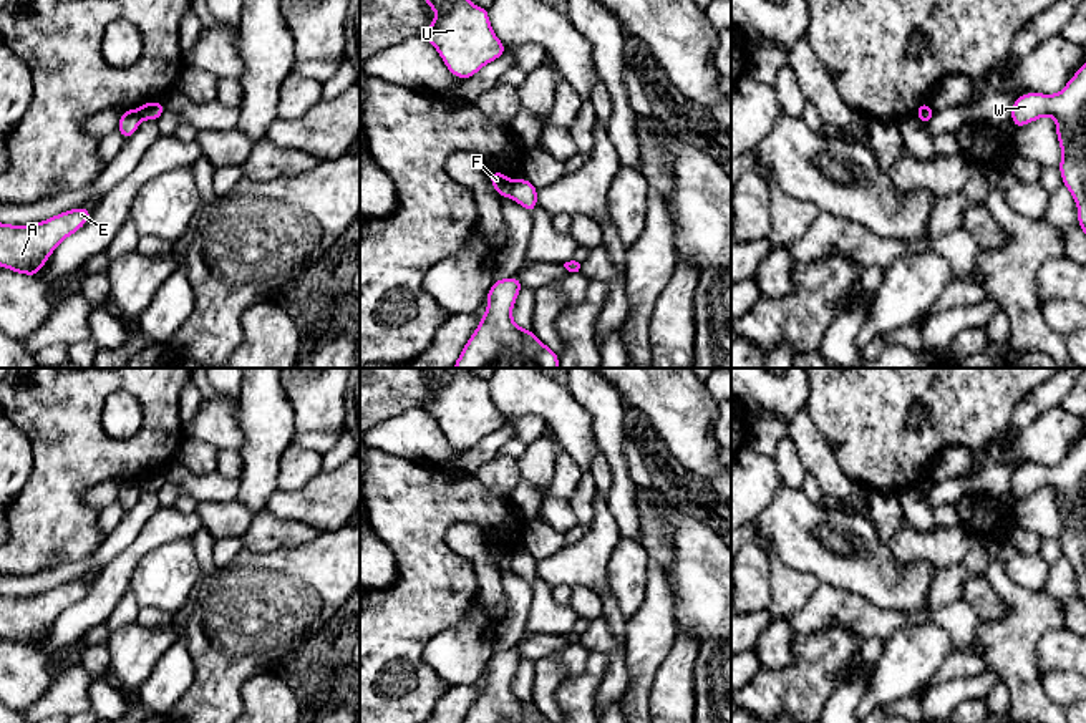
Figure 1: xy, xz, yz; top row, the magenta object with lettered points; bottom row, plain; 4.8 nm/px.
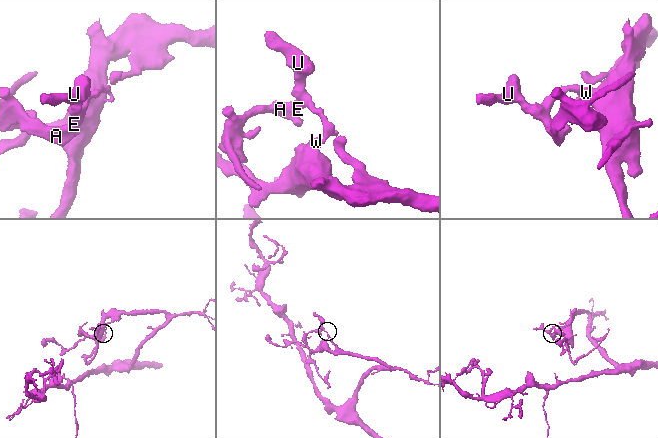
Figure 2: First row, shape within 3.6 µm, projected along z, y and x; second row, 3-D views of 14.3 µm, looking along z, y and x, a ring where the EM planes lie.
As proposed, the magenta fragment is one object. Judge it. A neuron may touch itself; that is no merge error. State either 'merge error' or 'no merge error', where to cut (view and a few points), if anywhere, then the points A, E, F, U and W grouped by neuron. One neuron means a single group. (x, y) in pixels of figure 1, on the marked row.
merge error | xz (511, 181), (511, 193), (508, 196) | A E F U / W

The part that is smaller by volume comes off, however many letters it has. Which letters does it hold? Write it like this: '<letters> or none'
A, E, F, U

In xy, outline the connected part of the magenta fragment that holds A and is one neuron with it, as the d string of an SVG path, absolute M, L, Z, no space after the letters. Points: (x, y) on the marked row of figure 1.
M81 206L30 226L0 224L0 267L36 277L53 250L80 230L91 214Z

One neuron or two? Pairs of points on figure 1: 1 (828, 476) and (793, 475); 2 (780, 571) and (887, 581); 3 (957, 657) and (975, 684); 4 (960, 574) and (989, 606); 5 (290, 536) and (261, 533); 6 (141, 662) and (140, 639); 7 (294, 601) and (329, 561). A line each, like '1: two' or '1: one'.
1: two
2: two
3: two
4: two
5: one
6: one
7: one

